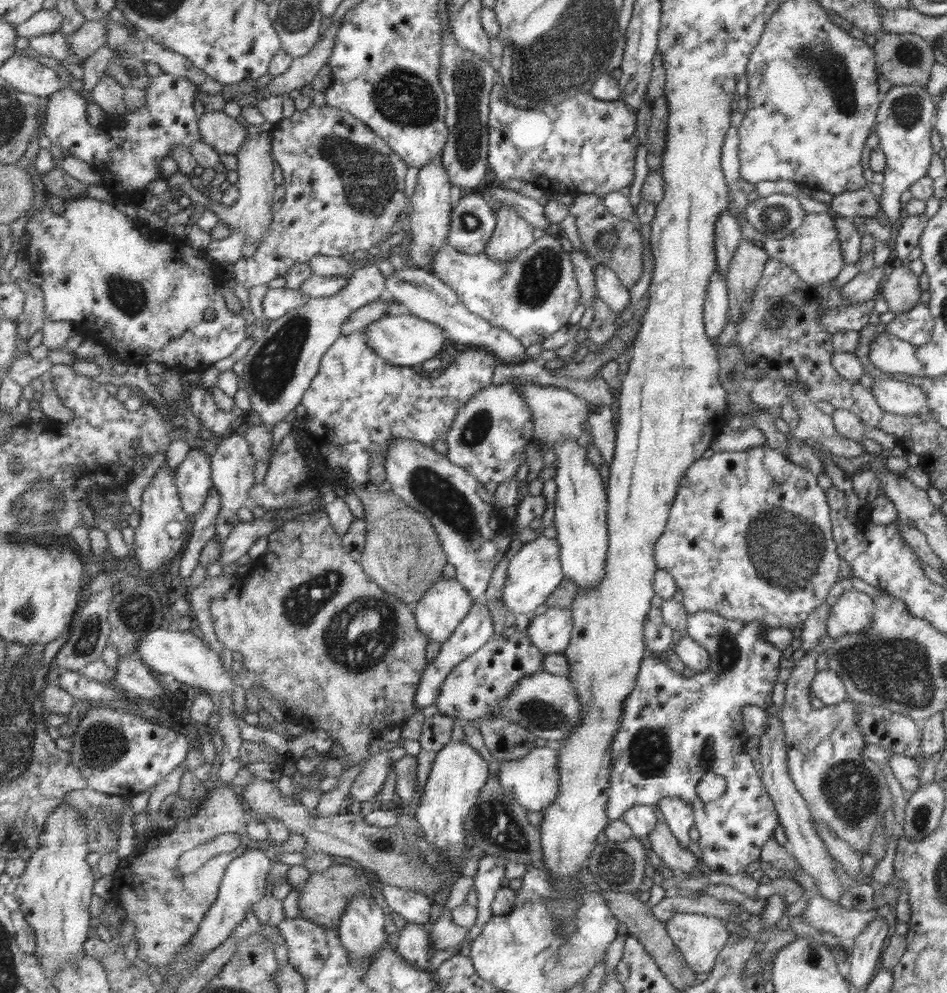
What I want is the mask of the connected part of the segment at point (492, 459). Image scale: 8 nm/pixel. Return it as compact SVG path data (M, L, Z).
M493 384L479 391L458 412L445 442L448 446L447 455L453 464L474 473L481 484L493 481L500 485L515 478L519 466L525 464L525 450L529 442L535 443L534 413L518 385Z

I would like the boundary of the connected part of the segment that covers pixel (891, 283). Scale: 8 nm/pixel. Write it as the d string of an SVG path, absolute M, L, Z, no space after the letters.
M900 265L891 270L879 288L888 310L894 313L907 312L917 304L920 294L917 282L918 278L911 273L909 267Z

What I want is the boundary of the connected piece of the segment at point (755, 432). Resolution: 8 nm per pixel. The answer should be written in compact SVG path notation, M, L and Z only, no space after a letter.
M735 427L723 428L710 444L713 452L741 452L765 442L762 432L757 427L739 430Z

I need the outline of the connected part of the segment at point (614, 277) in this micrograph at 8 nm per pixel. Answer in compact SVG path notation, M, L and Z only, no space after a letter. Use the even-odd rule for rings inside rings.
M597 263L594 275L596 276L596 291L601 300L613 311L623 310L629 304L631 292L622 283L618 274L608 266Z

